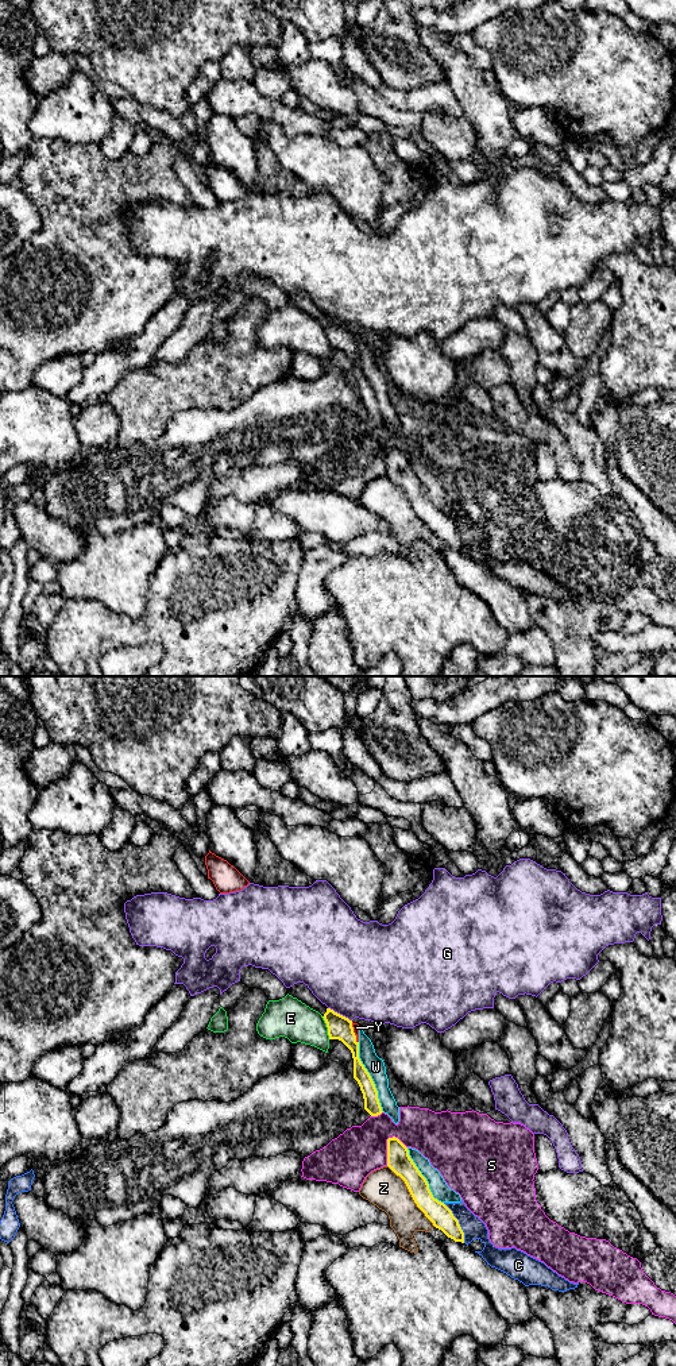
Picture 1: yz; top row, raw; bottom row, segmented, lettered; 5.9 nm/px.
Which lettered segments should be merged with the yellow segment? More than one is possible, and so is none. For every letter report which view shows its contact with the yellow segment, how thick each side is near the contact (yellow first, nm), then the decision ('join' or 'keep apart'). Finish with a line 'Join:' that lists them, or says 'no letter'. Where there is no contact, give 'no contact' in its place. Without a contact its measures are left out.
C: yz | 140/130 nm | keep apart
E: yz | 140/240 nm | keep apart
G: yz | 140/500 nm | keep apart
S: yz | 140/300 nm | keep apart
W: yz | 100/110 nm | keep apart
Y: yz | 140/50 nm | keep apart
Z: yz | 140/220 nm | keep apart
Join: no letter

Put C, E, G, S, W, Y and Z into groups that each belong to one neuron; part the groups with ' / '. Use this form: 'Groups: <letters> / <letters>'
Groups: C / E / G / S / W Y / Z

